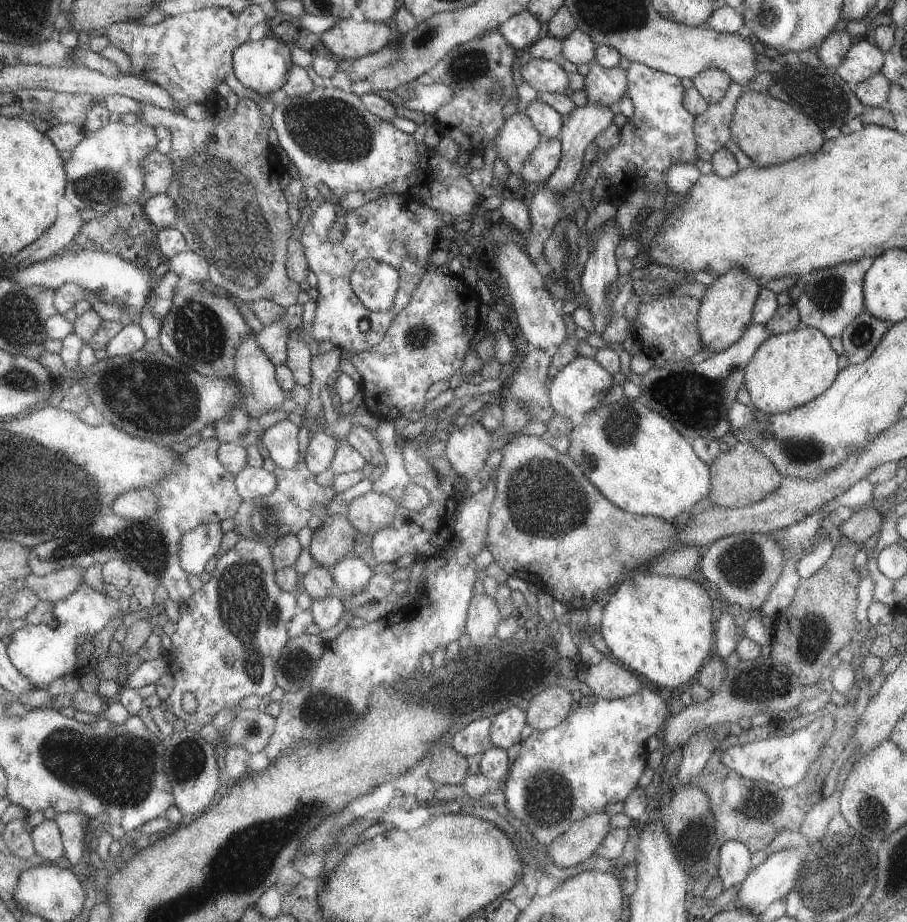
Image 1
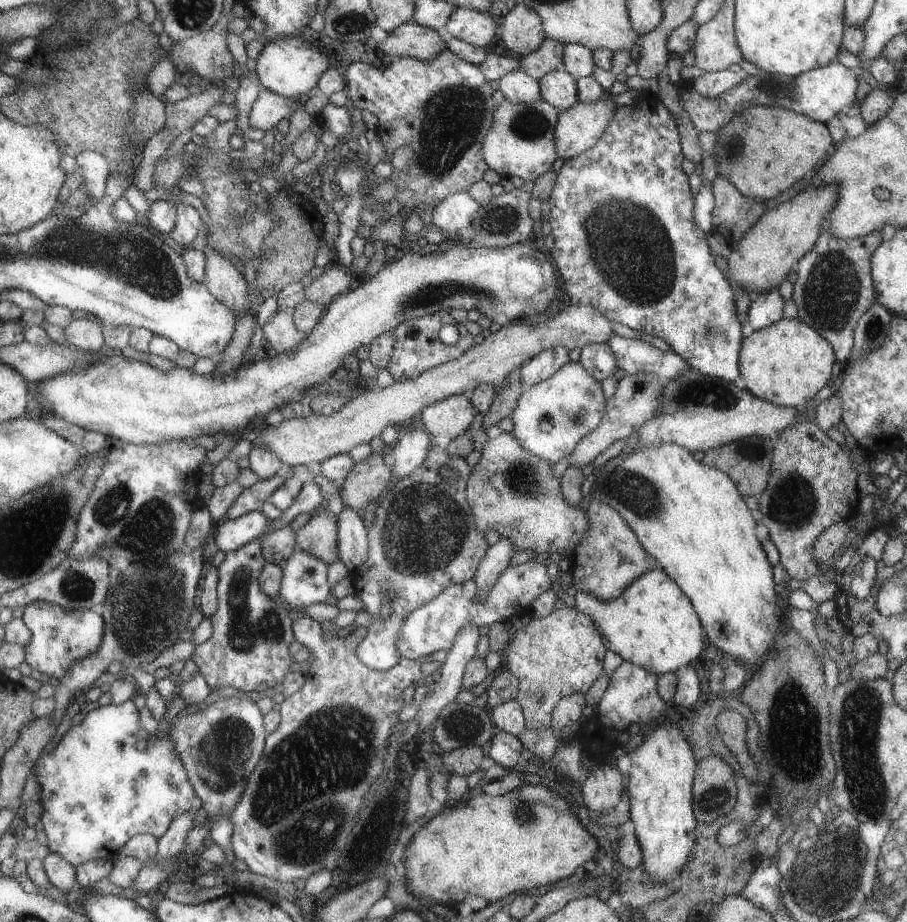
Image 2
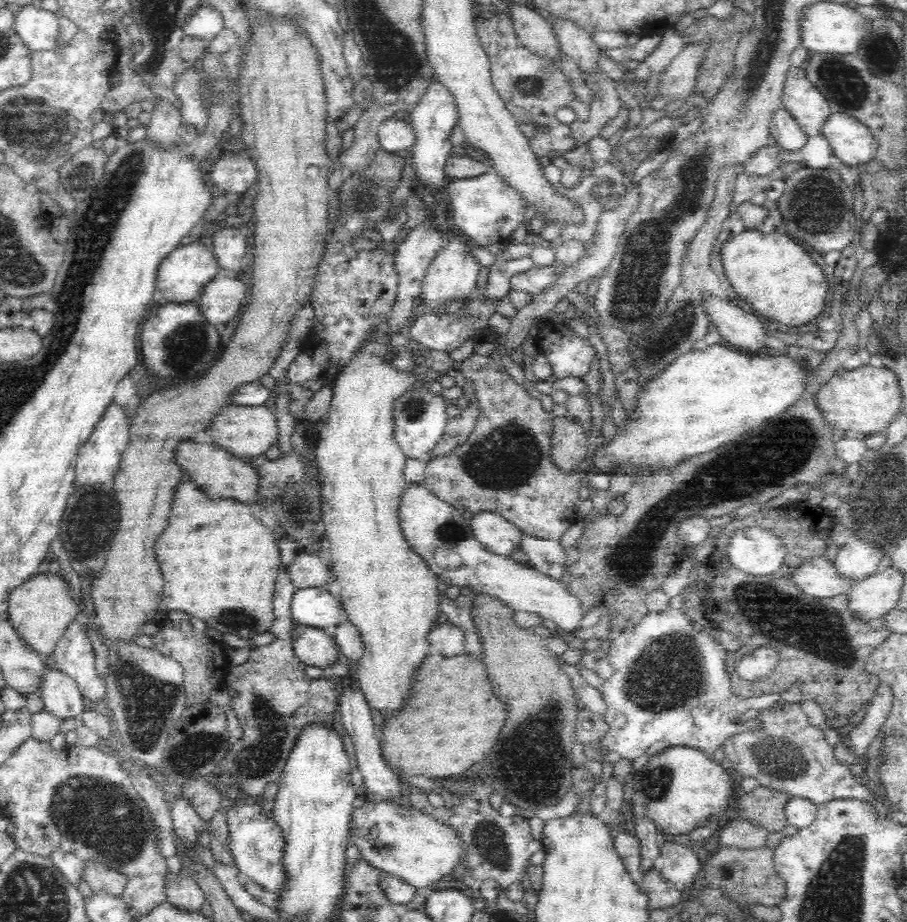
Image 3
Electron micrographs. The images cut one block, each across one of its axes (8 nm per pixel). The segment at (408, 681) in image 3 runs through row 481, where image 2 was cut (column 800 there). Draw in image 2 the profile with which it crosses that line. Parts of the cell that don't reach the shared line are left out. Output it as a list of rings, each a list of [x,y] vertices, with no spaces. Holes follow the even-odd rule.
[[[781,317],[765,328],[743,337],[739,349],[738,374],[746,391],[776,407],[796,408],[825,386],[831,376],[833,350],[825,338],[801,320]]]

